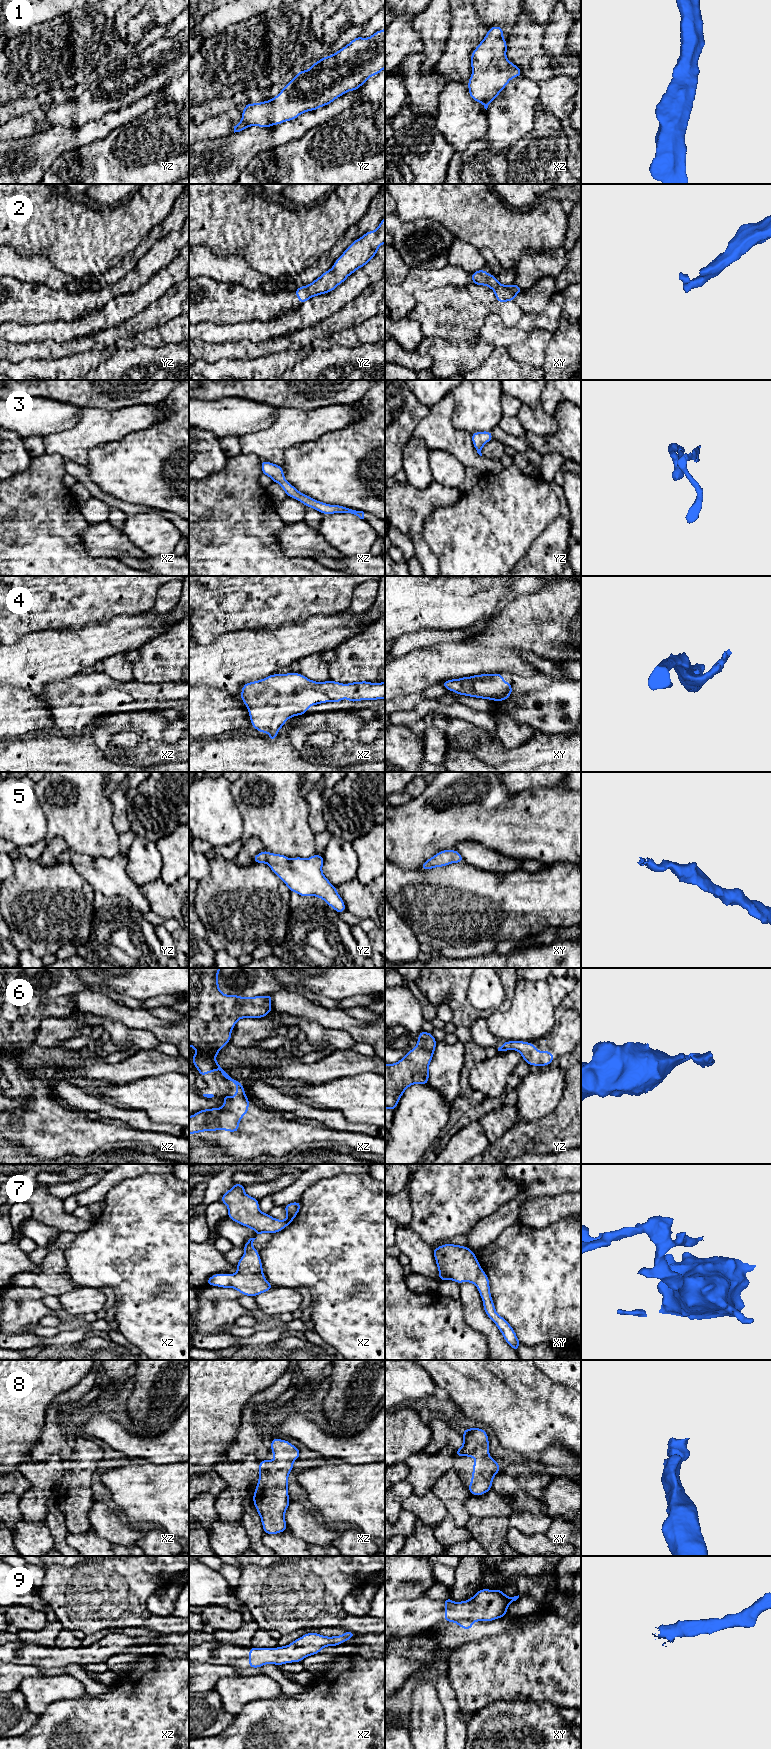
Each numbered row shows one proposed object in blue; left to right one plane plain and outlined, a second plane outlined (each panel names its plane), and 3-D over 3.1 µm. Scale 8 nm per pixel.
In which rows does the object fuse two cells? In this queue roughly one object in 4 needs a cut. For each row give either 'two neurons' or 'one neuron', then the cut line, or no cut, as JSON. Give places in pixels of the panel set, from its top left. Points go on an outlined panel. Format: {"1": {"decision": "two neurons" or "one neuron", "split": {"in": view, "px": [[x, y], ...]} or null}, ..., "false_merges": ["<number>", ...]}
{"1": {"decision": "one neuron", "split": null}, "2": {"decision": "one neuron", "split": null}, "3": {"decision": "one neuron", "split": null}, "4": {"decision": "one neuron", "split": null}, "5": {"decision": "one neuron", "split": null}, "6": {"decision": "one neuron", "split": null}, "7": {"decision": "one neuron", "split": null}, "8": {"decision": "one neuron", "split": null}, "9": {"decision": "one neuron", "split": null}, "false_merges": []}

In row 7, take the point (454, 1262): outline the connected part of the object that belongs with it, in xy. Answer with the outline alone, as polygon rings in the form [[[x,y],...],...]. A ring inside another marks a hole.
[[[444,1244],[433,1249],[439,1280],[474,1283],[483,1301],[486,1315],[496,1324],[505,1341],[516,1352],[521,1344],[511,1325],[497,1314],[490,1293],[489,1279],[474,1252],[466,1246]]]

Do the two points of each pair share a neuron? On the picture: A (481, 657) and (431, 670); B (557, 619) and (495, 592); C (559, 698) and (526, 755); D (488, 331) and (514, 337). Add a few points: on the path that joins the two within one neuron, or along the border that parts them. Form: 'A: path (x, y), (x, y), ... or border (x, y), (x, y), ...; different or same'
A: path (469, 660), (443, 661); same
B: border (537, 592), (524, 594), (514, 599); different
C: border (534, 729), (547, 734), (563, 733); different
D: path (494, 331), (502, 336), (508, 336); same

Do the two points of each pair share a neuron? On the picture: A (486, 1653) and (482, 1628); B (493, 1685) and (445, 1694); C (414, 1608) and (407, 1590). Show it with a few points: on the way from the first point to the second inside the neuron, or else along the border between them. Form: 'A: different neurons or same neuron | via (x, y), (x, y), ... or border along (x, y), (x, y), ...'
A: different neurons | border along (507, 1631), (501, 1634), (487, 1635), (462, 1645)
B: different neurons | border along (446, 1670), (448, 1681), (463, 1713)
C: different neurons | border along (422, 1594), (416, 1598), (395, 1601)

